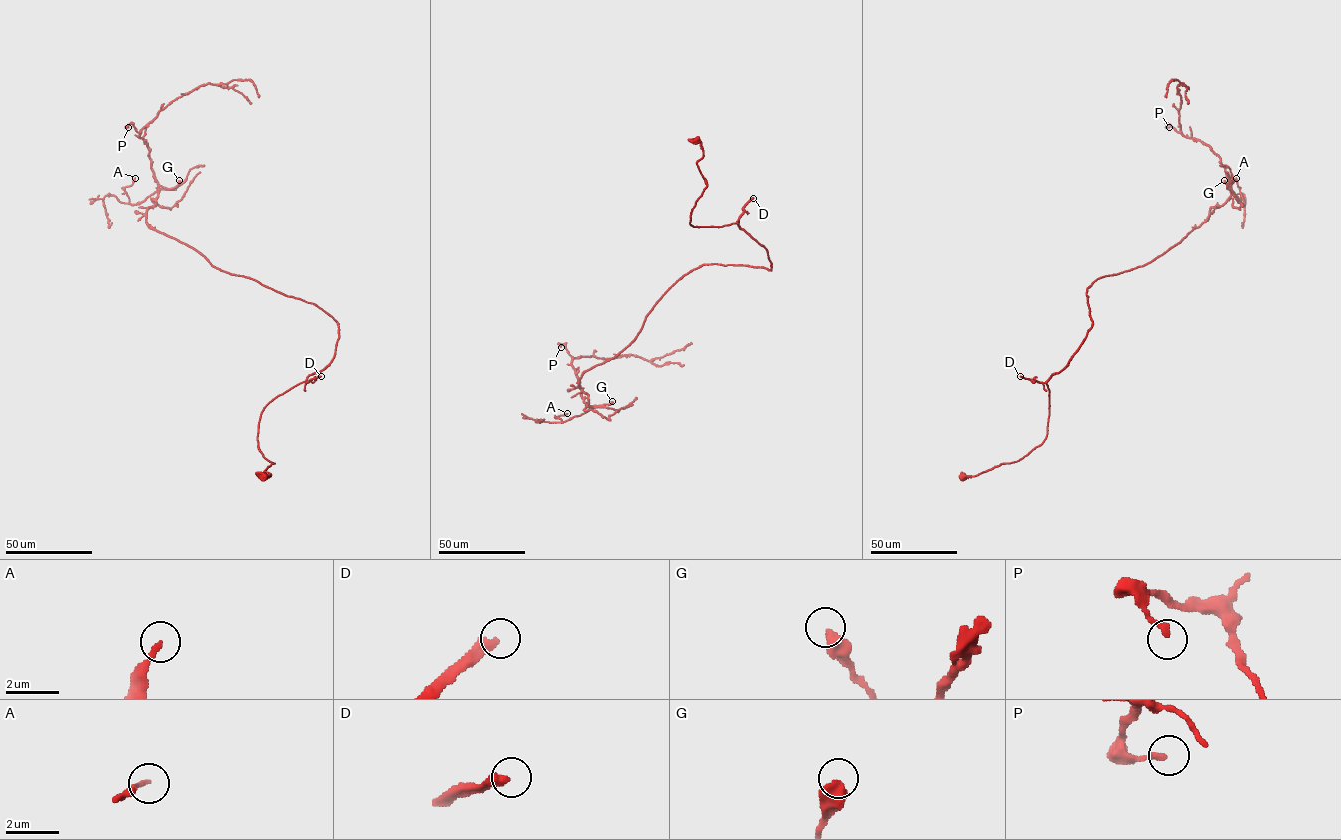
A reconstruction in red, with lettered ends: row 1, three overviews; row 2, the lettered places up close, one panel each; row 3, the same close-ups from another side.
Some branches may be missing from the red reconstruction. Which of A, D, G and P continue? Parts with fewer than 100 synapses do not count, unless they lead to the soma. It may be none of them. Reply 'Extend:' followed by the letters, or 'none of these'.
Extend: D

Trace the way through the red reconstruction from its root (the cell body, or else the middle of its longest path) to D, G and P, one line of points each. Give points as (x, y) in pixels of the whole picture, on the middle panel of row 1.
D: (696, 140), (703, 150), (696, 164), (707, 187), (692, 210), (689, 224), (721, 227), (737, 223), (753, 198)
G: (696, 140), (707, 187), (689, 224), (737, 223), (771, 269), (680, 277), (583, 373), (591, 408), (612, 401)
P: (696, 140), (707, 187), (689, 224), (737, 223), (771, 269), (680, 277), (583, 373), (591, 408), (561, 347)

